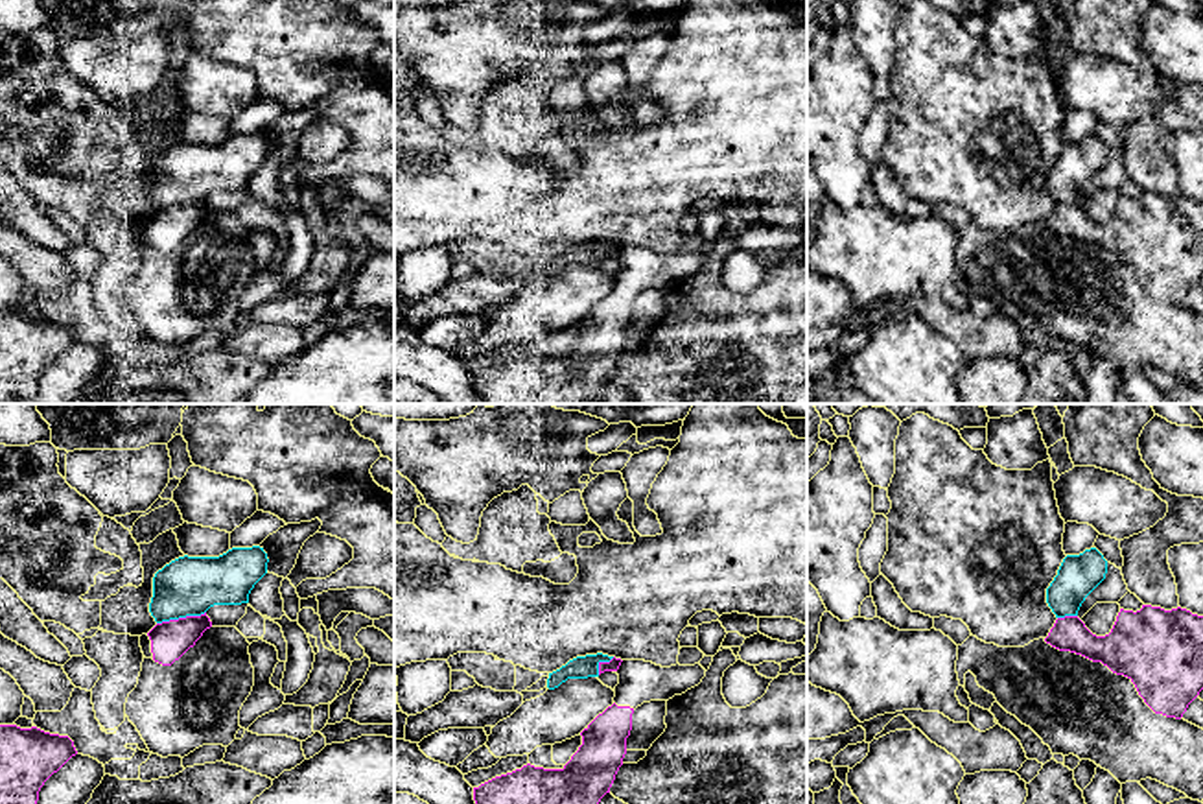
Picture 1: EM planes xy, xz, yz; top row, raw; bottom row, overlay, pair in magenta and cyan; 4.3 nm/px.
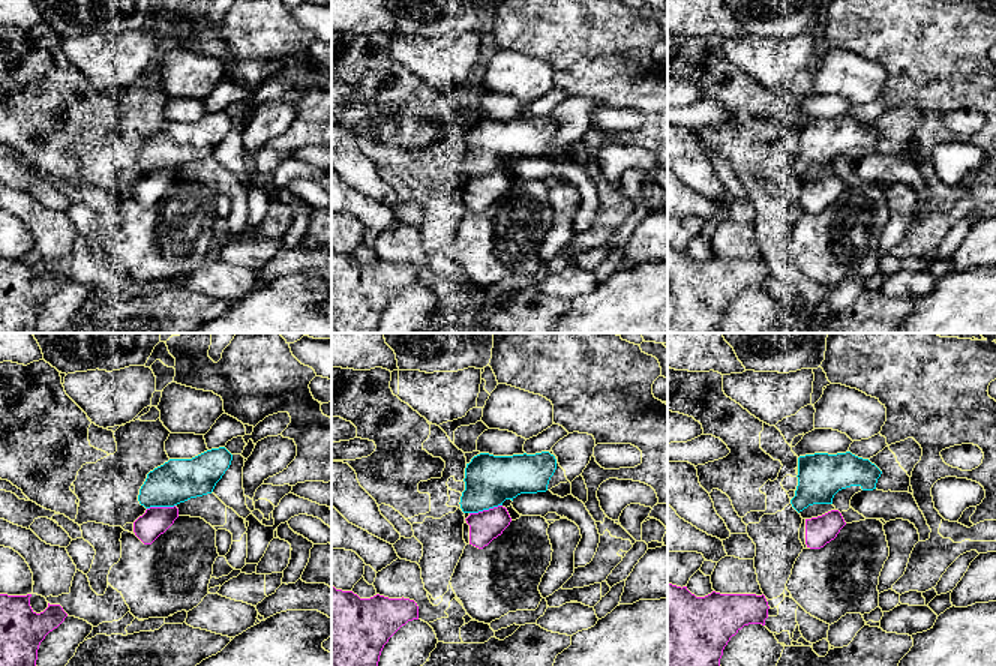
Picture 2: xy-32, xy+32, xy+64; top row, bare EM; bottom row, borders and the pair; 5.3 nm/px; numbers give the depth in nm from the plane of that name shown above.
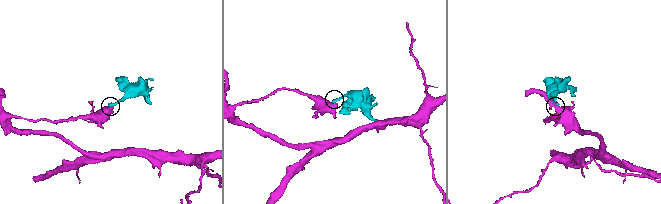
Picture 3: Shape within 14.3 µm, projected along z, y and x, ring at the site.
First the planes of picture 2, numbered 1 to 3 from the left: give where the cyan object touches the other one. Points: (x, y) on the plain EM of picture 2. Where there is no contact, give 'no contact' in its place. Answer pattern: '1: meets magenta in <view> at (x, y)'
1: meets magenta in xy-32 at (161, 171)
2: meets magenta in xy+32 at (485, 174)
3: no contact

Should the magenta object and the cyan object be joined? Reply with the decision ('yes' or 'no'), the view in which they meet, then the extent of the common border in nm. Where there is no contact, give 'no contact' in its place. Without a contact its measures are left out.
no; contact in xy; length 220 nm

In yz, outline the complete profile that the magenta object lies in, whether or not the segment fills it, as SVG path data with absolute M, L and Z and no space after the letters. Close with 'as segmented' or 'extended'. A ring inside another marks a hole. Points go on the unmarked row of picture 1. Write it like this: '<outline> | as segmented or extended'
M1181 194L1120 195L1105 223L1092 221L1078 203L1057 205L1045 229L1127 264L1166 304L1181 306L1203 277L1203 203Z | as segmented

